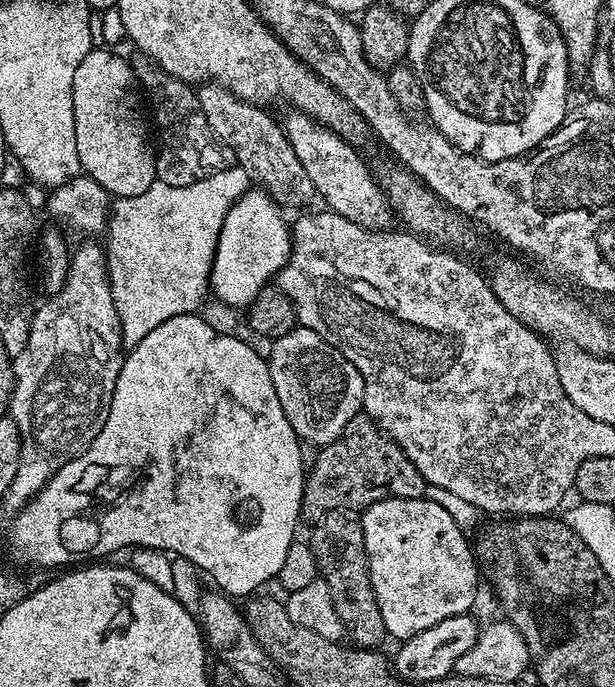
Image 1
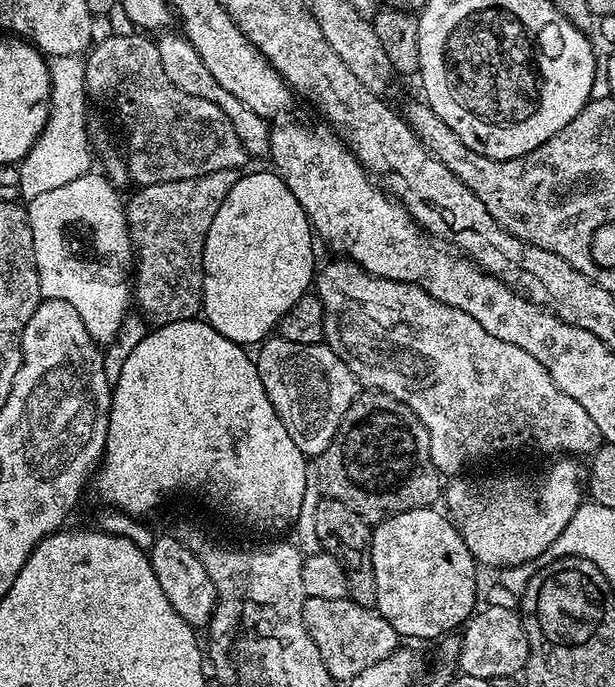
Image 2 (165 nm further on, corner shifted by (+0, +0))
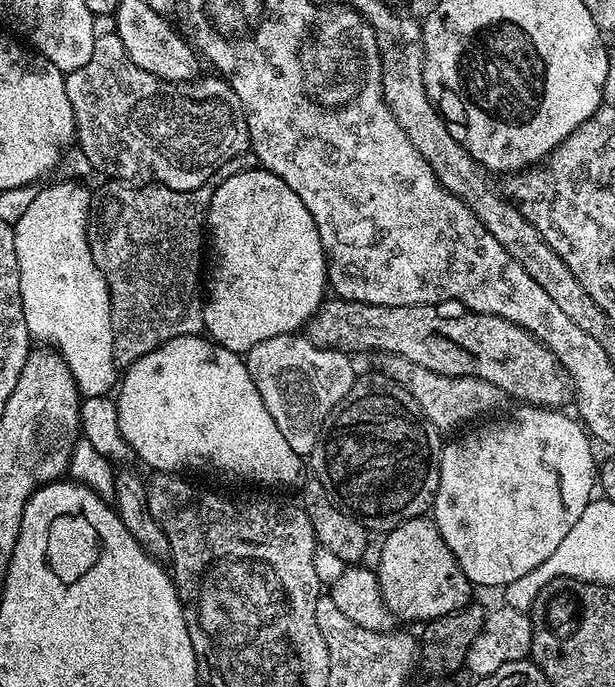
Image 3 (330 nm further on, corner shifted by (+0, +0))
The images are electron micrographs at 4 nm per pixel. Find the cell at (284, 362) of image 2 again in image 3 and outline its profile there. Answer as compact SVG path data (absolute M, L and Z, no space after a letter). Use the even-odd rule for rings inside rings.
M289 334L278 338L266 338L266 342L258 342L246 354L248 373L278 430L282 430L282 438L290 444L290 450L302 458L311 457L314 446L320 440L324 419L332 413L334 406L350 391L352 384L358 379L358 372L352 369L347 355L335 348L319 348L314 346L304 334Z

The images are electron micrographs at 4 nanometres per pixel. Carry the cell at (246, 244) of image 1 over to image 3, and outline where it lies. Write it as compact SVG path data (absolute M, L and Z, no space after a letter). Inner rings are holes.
M257 166L219 181L214 190L214 198L208 207L206 232L210 237L210 252L212 248L212 269L209 272L207 269L206 272L206 299L202 304L204 332L215 343L222 345L223 348L231 352L247 354L251 348L258 346L258 342L266 342L266 338L278 338L279 336L299 333L319 311L320 305L326 299L324 288L326 292L329 287L328 257L324 255L322 238L318 238L318 226L314 226L314 218L310 218L310 210L306 210L306 206L302 206L302 198L298 198L298 194L294 194L294 190L290 190L290 186L286 186L286 182L282 182L282 178L278 178L263 166Z

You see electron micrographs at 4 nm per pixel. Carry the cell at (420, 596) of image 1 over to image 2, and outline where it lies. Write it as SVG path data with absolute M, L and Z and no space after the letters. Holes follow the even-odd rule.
M435 507L419 508L418 510L406 510L402 514L394 514L390 518L380 521L379 524L372 528L372 561L374 562L374 582L376 583L376 606L375 609L380 613L390 626L394 626L397 637L413 636L416 640L439 641L441 638L455 633L457 629L468 623L473 615L476 604L476 571L478 565L476 559L470 554L462 534L452 523L451 519L443 511L436 512Z

